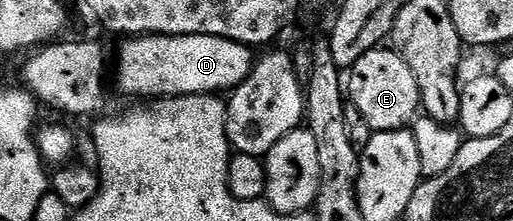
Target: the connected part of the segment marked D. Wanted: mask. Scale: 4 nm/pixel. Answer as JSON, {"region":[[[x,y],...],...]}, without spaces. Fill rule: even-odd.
{"region":[[[130,36],[118,50],[118,86],[134,98],[187,98],[189,94],[233,92],[250,75],[256,54],[251,47],[220,36]]]}

